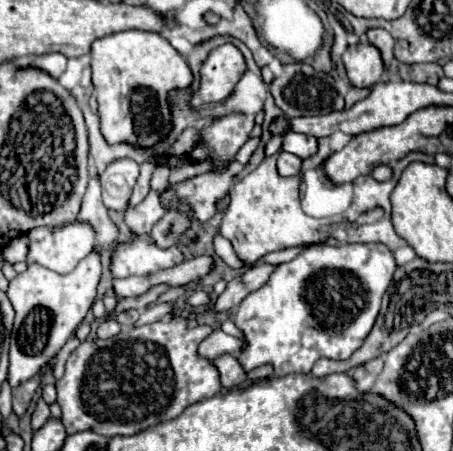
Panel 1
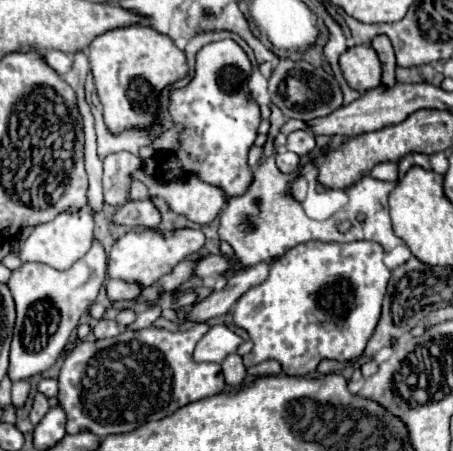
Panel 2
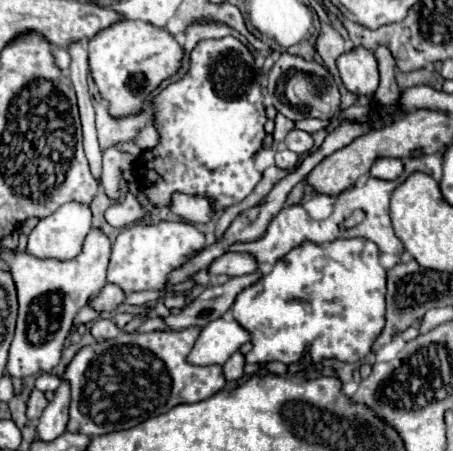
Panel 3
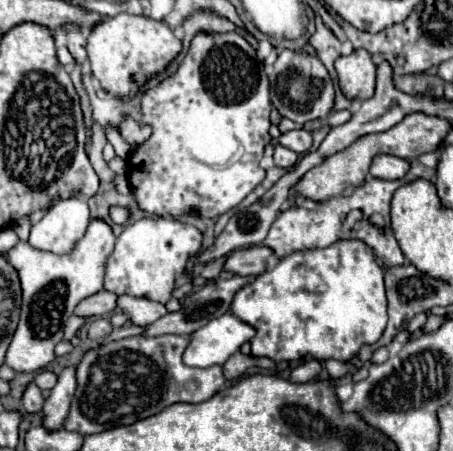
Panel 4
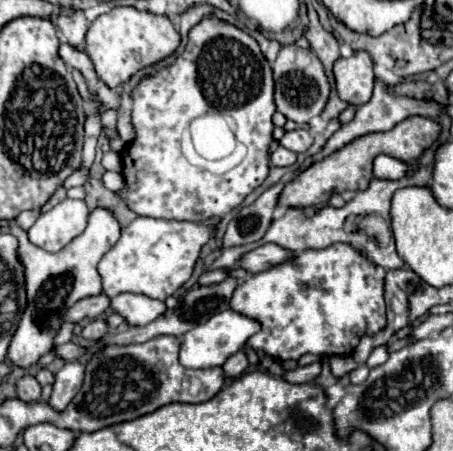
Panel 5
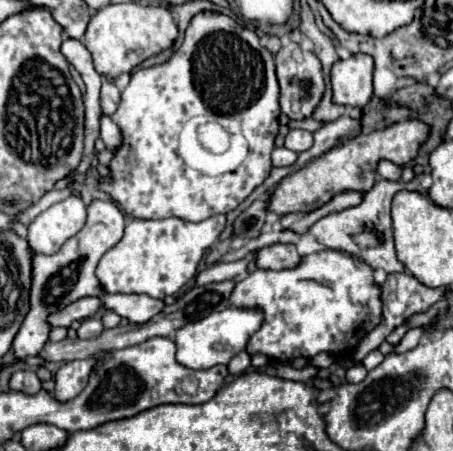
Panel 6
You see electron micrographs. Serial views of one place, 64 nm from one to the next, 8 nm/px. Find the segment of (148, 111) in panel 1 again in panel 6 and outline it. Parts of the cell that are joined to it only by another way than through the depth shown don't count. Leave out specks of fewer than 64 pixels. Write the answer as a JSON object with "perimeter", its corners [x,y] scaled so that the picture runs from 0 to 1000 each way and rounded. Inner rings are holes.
{"perimeter":[[[269,4],[243,9],[199,40],[194,67],[185,75],[185,102],[208,129],[212,160],[247,182],[274,160],[291,160],[322,129],[380,106],[389,84],[393,62],[371,18],[313,18],[300,4]]]}

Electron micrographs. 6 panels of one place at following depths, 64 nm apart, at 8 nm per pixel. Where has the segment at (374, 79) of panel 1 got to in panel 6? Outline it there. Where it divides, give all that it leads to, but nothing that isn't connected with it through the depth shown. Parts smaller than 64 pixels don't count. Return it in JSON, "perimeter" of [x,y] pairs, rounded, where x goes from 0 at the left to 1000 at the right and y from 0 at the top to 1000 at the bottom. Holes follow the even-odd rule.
{"perimeter":[[[777,120],[768,133],[746,133],[733,146],[737,226],[759,235],[808,235],[821,217],[826,133],[812,120]]]}

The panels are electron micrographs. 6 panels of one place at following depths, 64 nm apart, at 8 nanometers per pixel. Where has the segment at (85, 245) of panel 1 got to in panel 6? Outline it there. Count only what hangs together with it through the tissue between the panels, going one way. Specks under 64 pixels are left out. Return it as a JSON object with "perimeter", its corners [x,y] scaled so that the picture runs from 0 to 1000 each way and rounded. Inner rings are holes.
{"perimeter":[[[172,435],[110,457],[62,501],[62,541],[79,559],[119,563],[137,541],[172,519],[190,492],[190,452]]]}

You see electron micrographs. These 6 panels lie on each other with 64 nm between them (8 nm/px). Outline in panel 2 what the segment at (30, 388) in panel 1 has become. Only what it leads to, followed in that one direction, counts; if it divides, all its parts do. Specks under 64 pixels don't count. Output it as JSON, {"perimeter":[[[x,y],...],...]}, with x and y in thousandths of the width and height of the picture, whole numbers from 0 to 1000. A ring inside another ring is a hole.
{"perimeter":[[[31,847],[26,851],[26,896],[31,905],[49,905],[66,874],[66,847]]]}

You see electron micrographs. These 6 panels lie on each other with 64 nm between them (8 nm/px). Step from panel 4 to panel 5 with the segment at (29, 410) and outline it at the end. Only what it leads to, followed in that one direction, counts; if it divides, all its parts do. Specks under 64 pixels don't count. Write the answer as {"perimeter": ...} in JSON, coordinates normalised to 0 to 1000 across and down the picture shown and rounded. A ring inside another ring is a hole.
{"perimeter":[[[75,834],[44,838],[44,847],[35,851],[35,865],[40,865],[40,882],[49,891],[79,891],[79,887],[88,887],[88,851],[79,847]]]}

